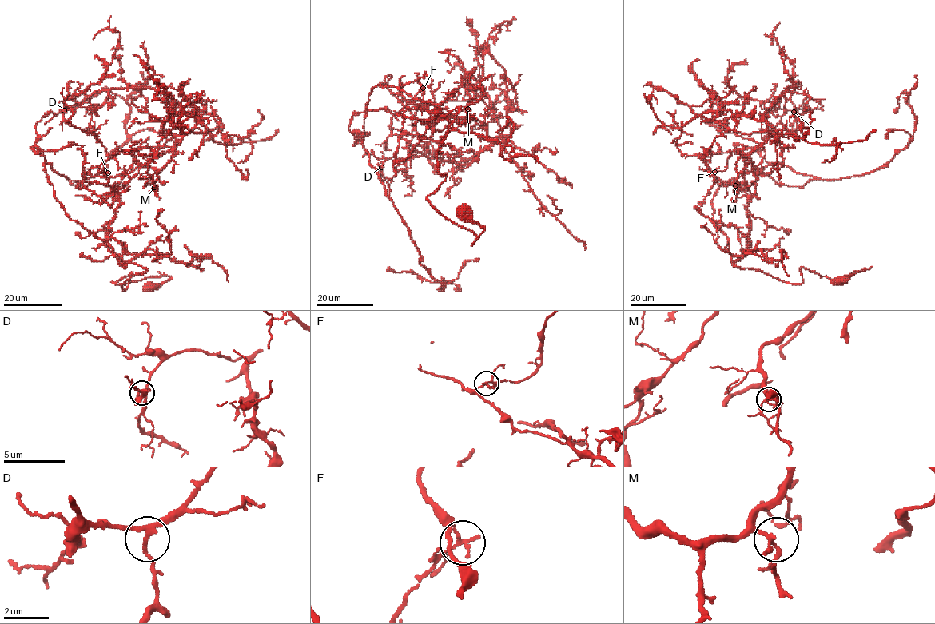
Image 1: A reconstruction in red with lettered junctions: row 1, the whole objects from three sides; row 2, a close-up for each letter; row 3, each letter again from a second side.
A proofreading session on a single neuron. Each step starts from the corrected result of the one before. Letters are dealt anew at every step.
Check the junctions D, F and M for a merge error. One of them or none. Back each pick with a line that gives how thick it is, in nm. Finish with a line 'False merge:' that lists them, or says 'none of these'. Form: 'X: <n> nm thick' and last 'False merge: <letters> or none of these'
F: 140 nm thick
False merge: F

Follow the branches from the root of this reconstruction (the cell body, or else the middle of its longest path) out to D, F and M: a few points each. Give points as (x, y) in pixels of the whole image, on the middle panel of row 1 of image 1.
D: (463, 214), (484, 229), (427, 197), (460, 105), (420, 120), (507, 140), (381, 167)
F: (463, 214), (484, 229), (427, 197), (460, 105), (423, 123), (423, 88)
M: (463, 214), (484, 229), (427, 197), (460, 105), (420, 120), (486, 129), (467, 109)

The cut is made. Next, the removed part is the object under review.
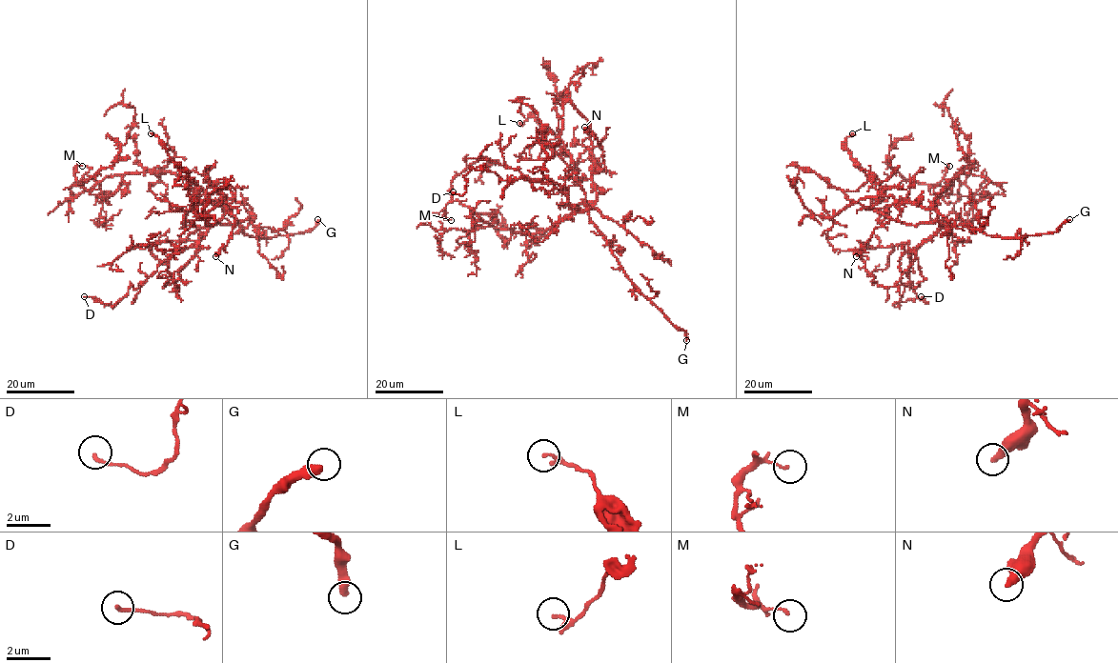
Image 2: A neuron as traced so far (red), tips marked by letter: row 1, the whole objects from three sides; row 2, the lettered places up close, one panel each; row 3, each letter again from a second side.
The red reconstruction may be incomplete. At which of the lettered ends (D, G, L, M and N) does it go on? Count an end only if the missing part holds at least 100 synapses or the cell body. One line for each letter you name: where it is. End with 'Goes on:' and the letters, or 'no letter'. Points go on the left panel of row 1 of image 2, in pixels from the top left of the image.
G: place (317, 219)
Goes on: G

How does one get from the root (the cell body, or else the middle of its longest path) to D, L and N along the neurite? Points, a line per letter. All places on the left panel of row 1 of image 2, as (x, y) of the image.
D: (203, 192), (223, 210), (223, 215), (193, 244), (171, 254), (114, 305), (84, 296)
L: (203, 192), (223, 210), (223, 216), (213, 226), (192, 208), (190, 176), (171, 158), (158, 137), (151, 133)
N: (203, 192), (213, 203), (228, 209), (223, 203), (235, 218), (230, 239), (215, 256)

